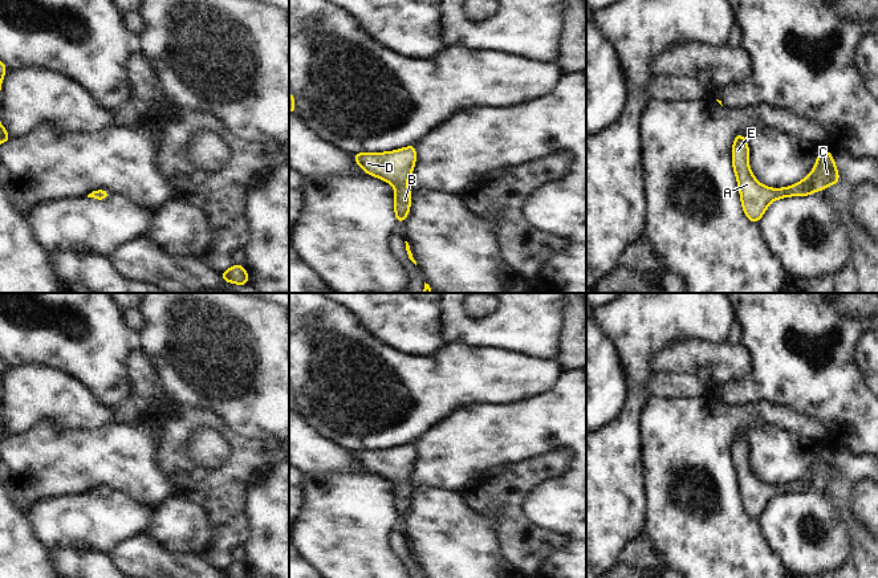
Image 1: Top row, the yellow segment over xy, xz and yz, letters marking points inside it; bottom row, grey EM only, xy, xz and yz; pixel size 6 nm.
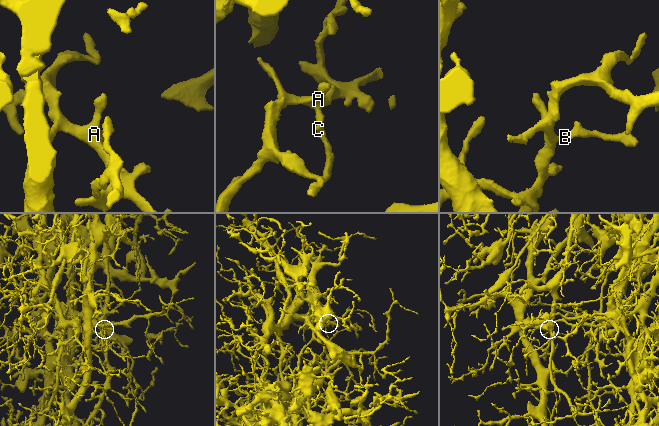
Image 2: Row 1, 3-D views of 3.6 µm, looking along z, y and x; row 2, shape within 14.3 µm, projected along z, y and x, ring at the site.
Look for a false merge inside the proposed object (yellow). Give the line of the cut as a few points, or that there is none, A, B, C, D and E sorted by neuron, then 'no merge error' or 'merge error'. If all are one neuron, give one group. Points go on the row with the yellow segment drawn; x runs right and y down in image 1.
no cut; A B C D E; no merge error

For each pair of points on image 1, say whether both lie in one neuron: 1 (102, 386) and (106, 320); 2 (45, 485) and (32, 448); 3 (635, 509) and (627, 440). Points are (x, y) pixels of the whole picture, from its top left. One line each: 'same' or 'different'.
1: same
2: same
3: same

